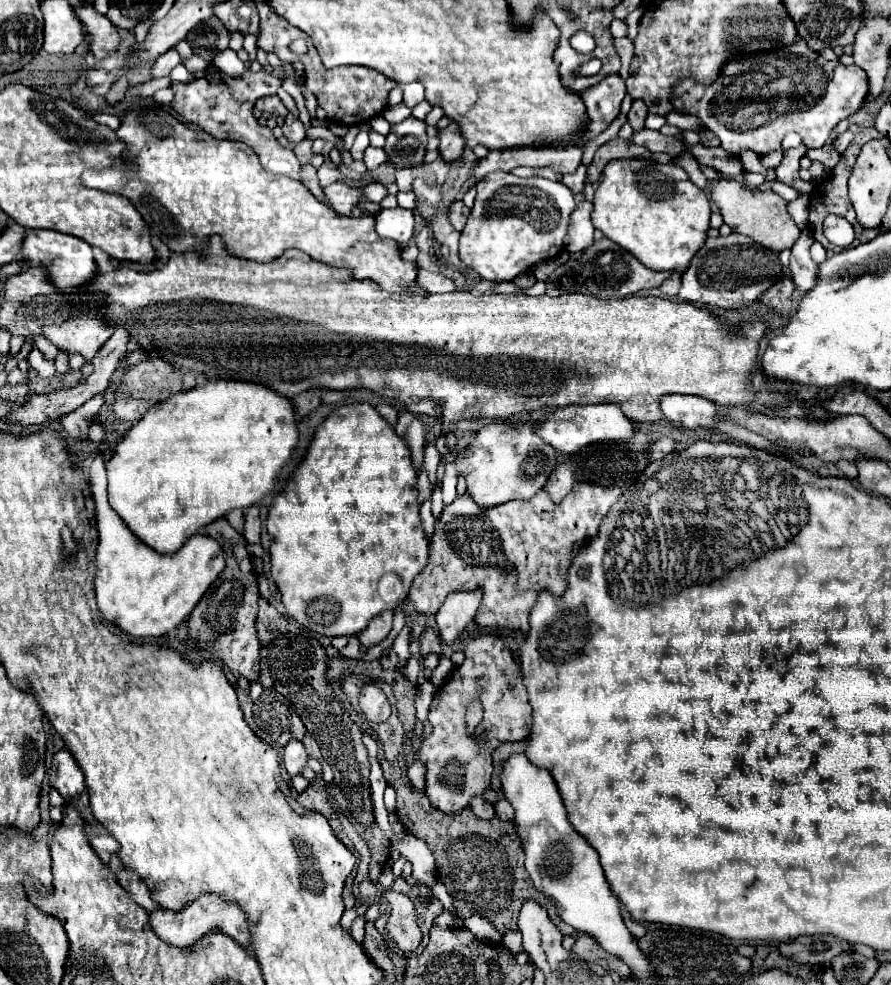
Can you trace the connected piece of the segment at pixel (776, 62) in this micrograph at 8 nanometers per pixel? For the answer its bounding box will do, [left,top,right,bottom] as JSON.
[672,40,868,156]

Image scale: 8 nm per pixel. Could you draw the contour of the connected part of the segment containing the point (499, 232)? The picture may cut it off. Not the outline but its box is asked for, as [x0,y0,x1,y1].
[460,170,576,282]

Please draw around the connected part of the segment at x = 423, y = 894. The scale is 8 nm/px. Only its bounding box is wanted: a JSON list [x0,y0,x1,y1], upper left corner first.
[392,878,442,930]

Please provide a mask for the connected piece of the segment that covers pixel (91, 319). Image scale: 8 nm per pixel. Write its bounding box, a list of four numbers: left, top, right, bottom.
[42,302,112,362]

